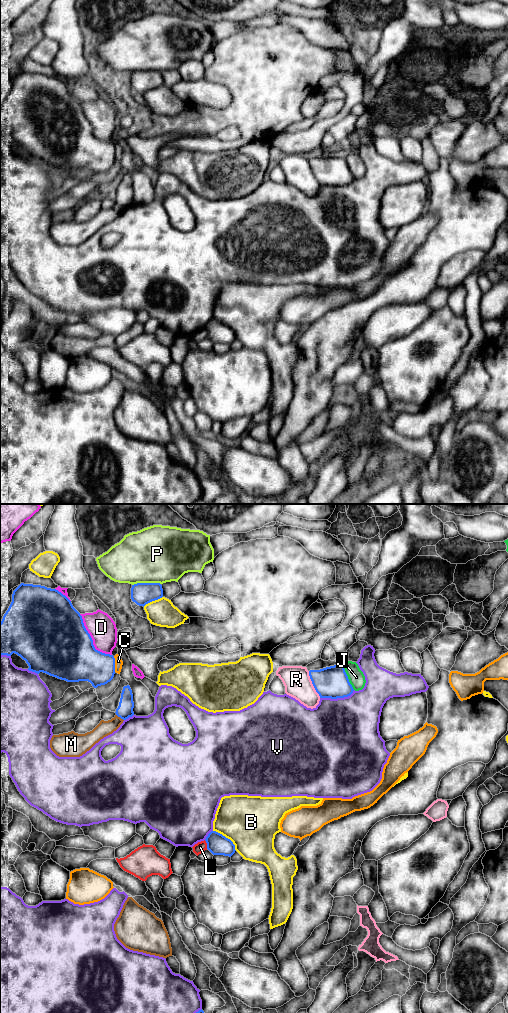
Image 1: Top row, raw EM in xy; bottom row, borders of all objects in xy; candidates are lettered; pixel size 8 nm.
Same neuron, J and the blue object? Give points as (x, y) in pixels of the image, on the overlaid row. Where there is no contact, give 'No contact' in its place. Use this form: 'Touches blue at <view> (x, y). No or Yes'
Touches blue at xy (347, 678). Yes

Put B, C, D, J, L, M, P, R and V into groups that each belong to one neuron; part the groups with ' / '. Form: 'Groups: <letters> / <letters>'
Groups: B / C / D / J / L / M / P / R / V

